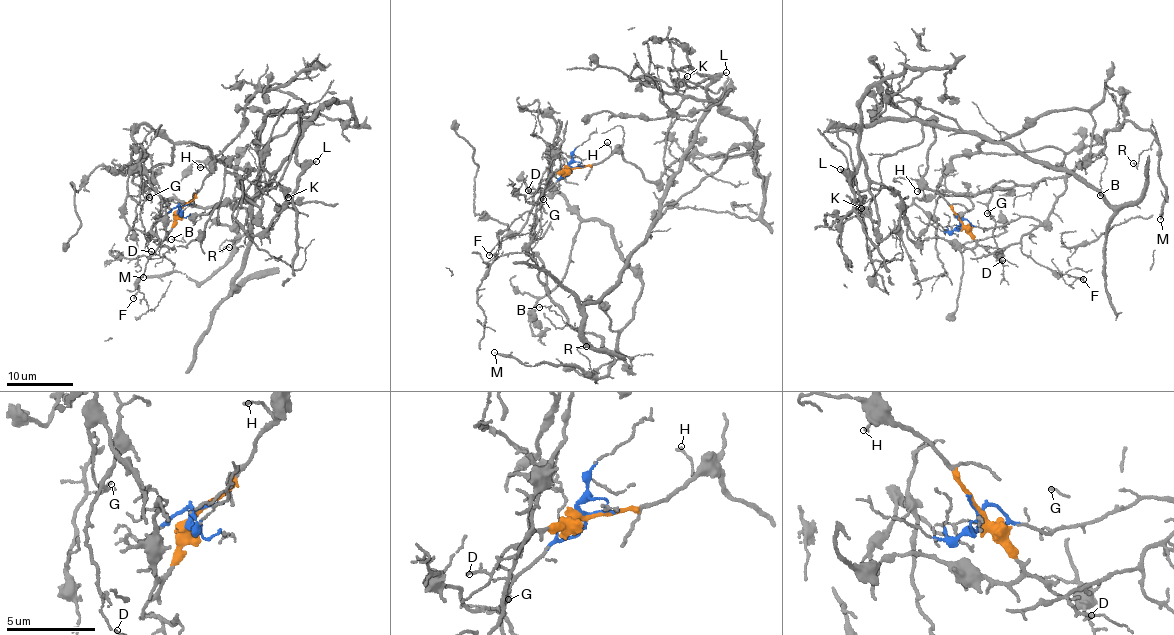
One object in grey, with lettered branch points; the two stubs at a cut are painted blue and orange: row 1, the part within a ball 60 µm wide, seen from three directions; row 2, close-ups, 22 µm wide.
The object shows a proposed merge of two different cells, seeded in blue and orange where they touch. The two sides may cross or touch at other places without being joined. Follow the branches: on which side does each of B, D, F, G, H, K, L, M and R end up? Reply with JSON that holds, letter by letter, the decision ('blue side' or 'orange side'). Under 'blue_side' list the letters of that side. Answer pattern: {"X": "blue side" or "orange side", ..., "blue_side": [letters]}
{"B": "blue side", "D": "blue side", "F": "blue side", "G": "blue side", "H": "orange side", "K": "orange side", "L": "orange side", "M": "blue side", "R": "blue side", "blue_side": ["B", "D", "F", "G", "M", "R"]}

